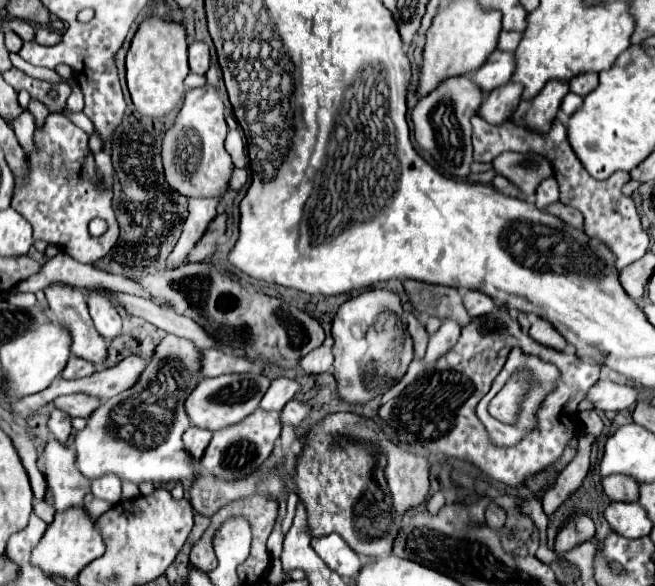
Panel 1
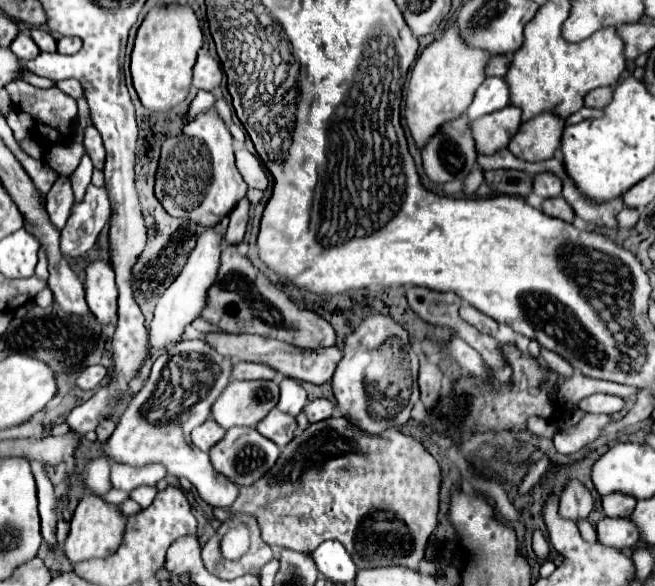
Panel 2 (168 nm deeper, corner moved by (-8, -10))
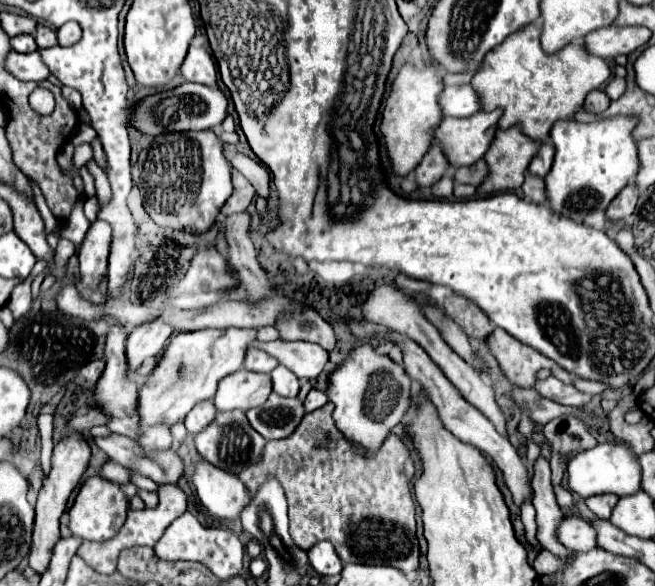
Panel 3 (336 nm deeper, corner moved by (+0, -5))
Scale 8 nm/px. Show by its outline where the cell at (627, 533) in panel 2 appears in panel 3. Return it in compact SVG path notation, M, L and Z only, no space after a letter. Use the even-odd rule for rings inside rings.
M569 517L561 523L559 541L571 547L571 551L589 551L597 547L597 529L581 517Z

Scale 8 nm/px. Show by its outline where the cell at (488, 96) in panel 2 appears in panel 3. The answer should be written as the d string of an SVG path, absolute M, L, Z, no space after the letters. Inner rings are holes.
M451 85L445 87L443 97L439 97L443 107L443 115L451 117L467 117L481 111L481 97L473 89L473 85Z

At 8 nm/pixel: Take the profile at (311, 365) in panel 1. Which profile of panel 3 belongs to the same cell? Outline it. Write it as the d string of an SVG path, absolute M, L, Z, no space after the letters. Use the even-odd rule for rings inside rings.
M251 341L249 347L263 349L271 357L275 357L281 365L291 369L299 379L317 379L329 361L329 353L309 341Z

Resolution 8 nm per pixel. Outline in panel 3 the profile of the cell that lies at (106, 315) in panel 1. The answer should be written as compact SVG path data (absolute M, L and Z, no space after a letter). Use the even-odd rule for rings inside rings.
M93 221L79 247L77 257L79 257L81 285L87 291L95 291L105 279L109 239L111 239L111 227L107 227L107 223L103 221Z

